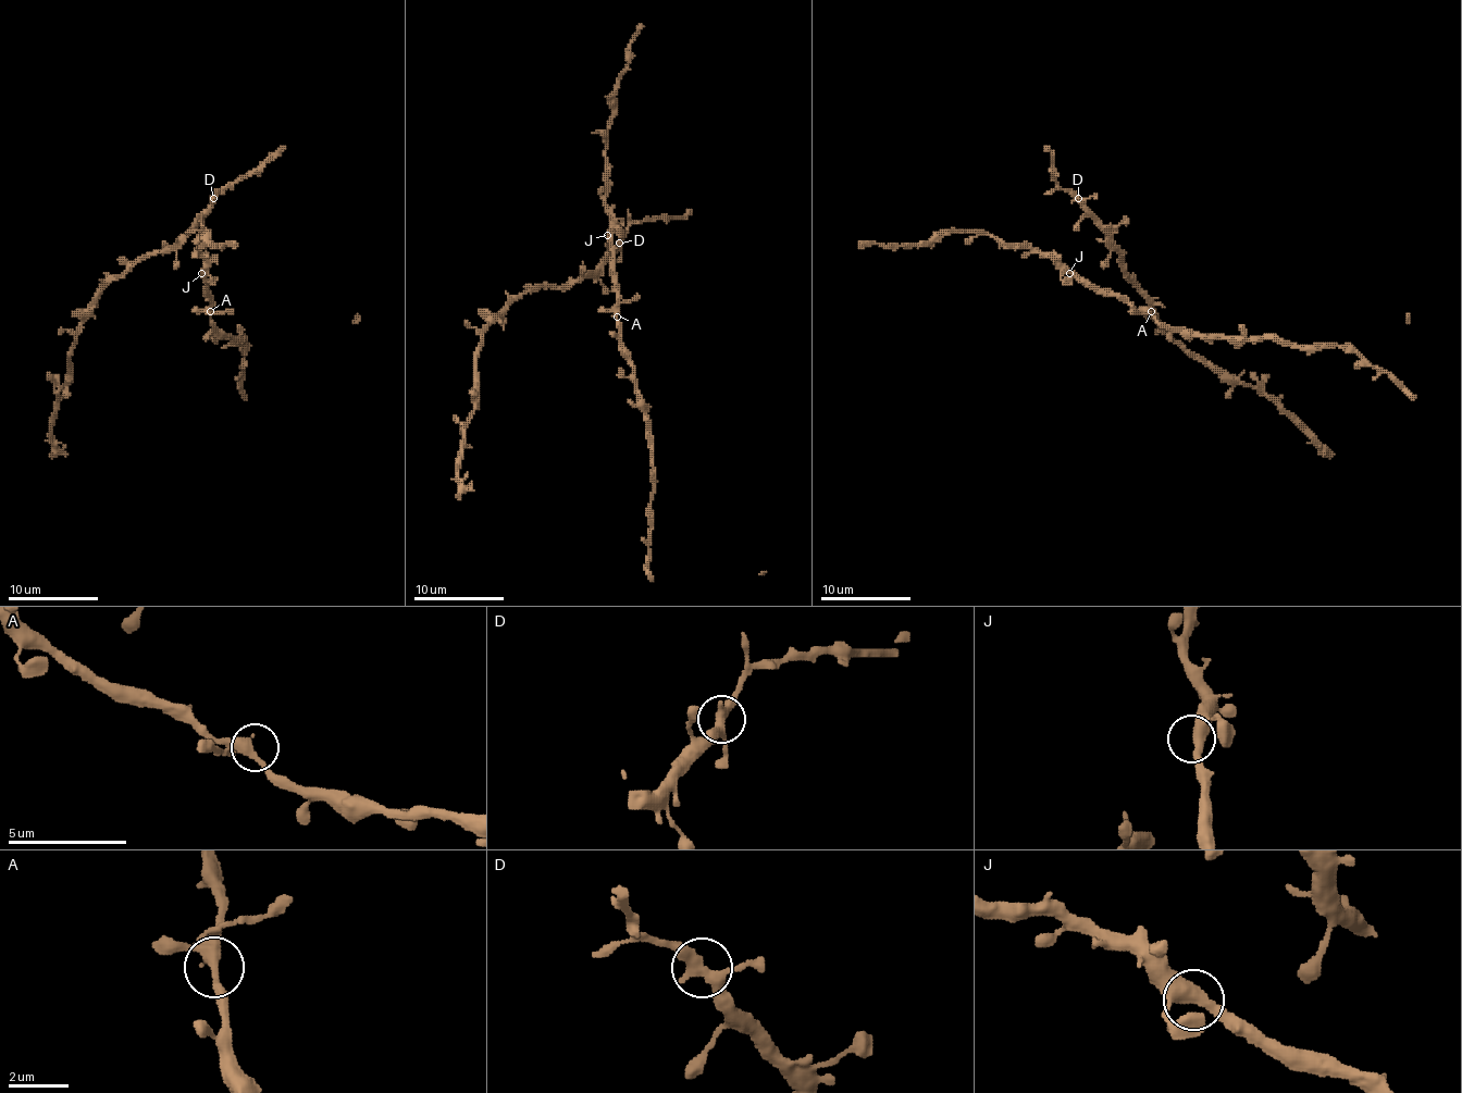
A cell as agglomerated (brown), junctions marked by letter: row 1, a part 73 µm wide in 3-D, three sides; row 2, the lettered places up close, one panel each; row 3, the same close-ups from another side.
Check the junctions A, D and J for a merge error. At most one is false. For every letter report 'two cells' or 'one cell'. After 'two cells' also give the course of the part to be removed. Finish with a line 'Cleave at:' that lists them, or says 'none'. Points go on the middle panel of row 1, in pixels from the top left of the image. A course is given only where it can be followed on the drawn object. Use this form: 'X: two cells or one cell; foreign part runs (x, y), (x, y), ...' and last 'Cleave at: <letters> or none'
A: one cell
D: one cell
J: one cell
Cleave at: none

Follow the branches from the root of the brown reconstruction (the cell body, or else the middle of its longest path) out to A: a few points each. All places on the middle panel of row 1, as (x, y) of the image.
A: (612, 235), (617, 317)

